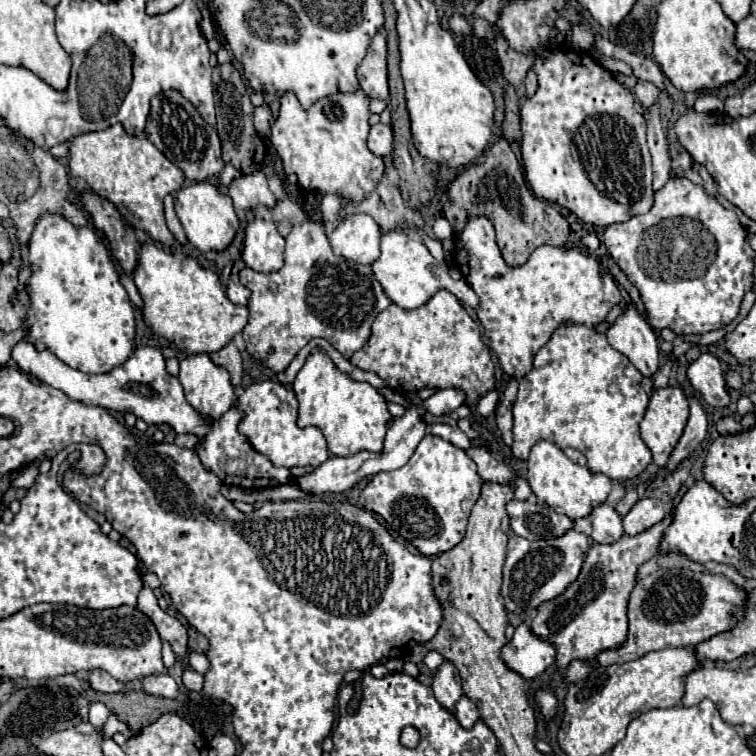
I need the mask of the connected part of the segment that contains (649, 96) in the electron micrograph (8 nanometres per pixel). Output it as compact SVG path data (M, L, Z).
M638 80L634 86L634 94L642 102L642 106L646 106L646 108L658 100L658 88L648 80Z

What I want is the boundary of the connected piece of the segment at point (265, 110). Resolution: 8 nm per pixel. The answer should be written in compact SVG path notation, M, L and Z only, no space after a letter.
M260 106L254 110L254 128L260 136L266 136L270 128L270 108L268 106Z

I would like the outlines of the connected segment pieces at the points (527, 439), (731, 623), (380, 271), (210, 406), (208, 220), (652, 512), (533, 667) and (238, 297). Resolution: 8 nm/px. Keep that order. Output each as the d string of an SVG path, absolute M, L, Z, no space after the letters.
M564 322L538 350L532 370L524 378L520 378L518 396L512 408L512 414L516 416L512 426L512 456L524 462L530 448L538 440L550 440L558 448L572 446L580 450L588 458L588 468L592 472L602 472L612 480L630 480L644 472L652 462L650 448L640 438L638 428L648 402L650 396L642 388L642 374L630 364L630 360L626 360L626 356L622 356L608 344L606 332L598 332L596 326L588 328L584 324Z
M658 568L650 576L636 582L628 602L628 640L618 650L600 652L600 666L636 660L648 652L662 648L694 648L716 634L734 628L744 618L748 592L728 580L724 574L694 572L688 568Z
M402 230L382 232L380 250L382 250L382 254L372 264L372 272L374 272L376 280L382 284L386 296L394 304L398 304L406 310L414 310L414 308L426 304L426 300L430 300L430 296L434 296L434 292L444 288L444 290L456 294L458 300L462 300L470 308L478 306L478 296L474 296L474 290L464 280L452 280L448 276L448 272L438 264L438 260L428 252L428 248L422 242L418 242L416 238L410 238Z
M180 350L180 382L186 400L202 414L220 418L236 400L228 370L216 366L208 354L188 354Z
M194 182L188 186L182 186L174 196L174 210L176 216L186 232L188 242L198 248L200 252L220 252L228 248L228 244L234 240L238 222L236 212L232 206L232 200L226 194L220 194L220 190L210 182Z
M644 496L640 498L632 508L630 512L622 518L622 524L624 524L624 532L626 534L638 534L638 532L644 532L646 528L654 526L656 522L660 522L666 514L669 514L672 509L672 503L663 503L658 498L650 498L650 496Z
M522 622L512 640L502 646L502 660L524 680L532 680L554 664L554 648L544 640L534 640L534 636L530 636L530 628Z
M232 274L232 276L230 276L226 294L228 294L228 298L230 298L234 304L246 304L246 302L248 302L248 296L250 296L250 292L240 284L238 274Z

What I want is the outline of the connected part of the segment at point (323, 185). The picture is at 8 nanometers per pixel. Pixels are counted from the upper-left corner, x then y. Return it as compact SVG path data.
M354 90L354 92L336 92L334 96L326 96L318 102L312 104L310 110L304 110L298 102L298 98L294 96L294 92L286 92L280 98L280 114L272 126L272 146L276 148L278 156L284 162L284 172L286 174L296 174L298 182L304 190L320 190L322 194L342 194L344 204L354 202L354 200L362 200L364 196L368 196L374 190L374 184L378 184L378 180L384 174L384 162L382 158L374 156L368 148L366 148L366 136L368 136L368 118L370 118L370 108L368 108L370 98L362 92L362 90Z

